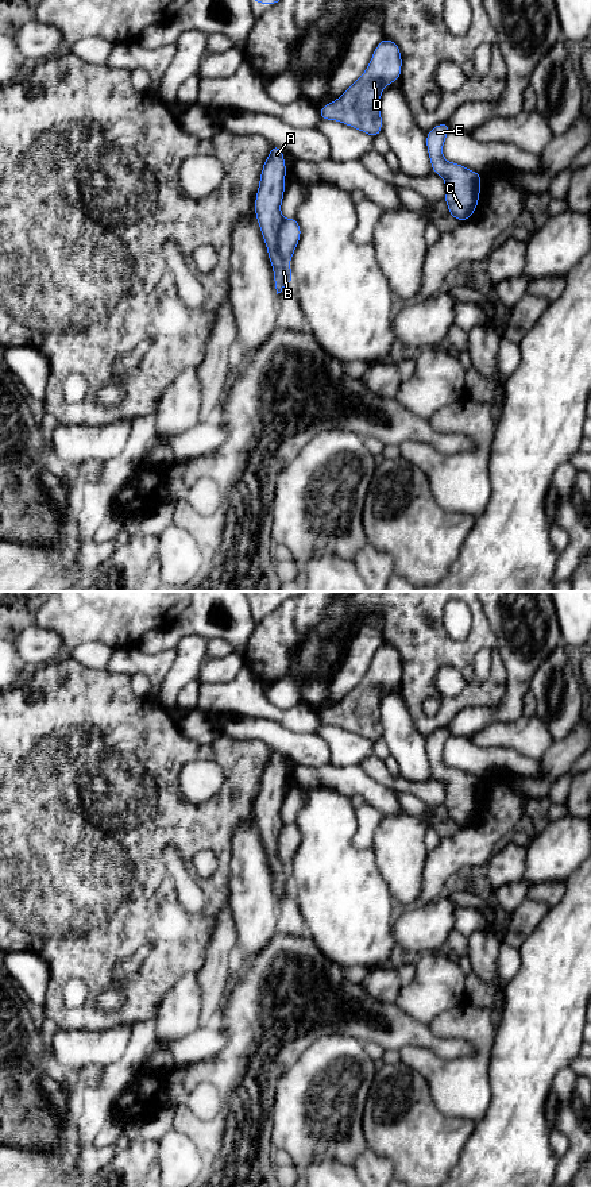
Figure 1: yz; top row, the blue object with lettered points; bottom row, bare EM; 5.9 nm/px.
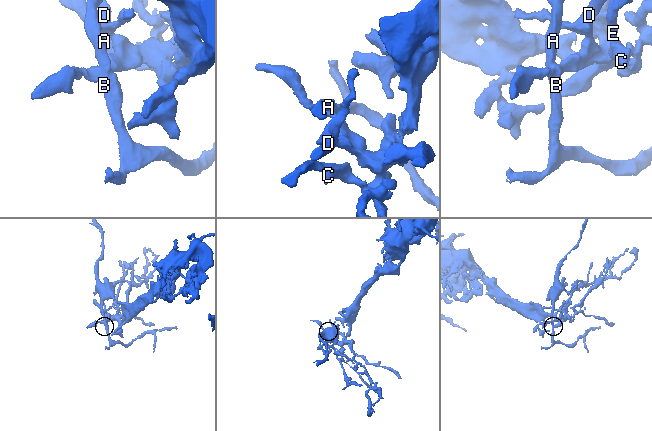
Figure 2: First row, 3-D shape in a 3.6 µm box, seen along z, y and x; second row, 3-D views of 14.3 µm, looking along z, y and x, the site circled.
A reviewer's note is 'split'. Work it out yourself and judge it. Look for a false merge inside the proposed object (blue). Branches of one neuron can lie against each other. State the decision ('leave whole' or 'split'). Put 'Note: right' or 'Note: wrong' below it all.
leave whole
Note: wrong

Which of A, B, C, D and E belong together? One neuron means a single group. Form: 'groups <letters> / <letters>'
groups A B C D E

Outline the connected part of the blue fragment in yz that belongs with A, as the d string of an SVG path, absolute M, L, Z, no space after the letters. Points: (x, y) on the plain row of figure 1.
M271 749L255 802L255 821L273 871L277 899L293 887L290 864L301 843L297 824L283 824L281 818L286 783L283 758L281 752Z

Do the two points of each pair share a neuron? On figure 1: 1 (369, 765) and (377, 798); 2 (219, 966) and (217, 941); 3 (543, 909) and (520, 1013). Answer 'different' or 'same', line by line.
1: different
2: same
3: different

